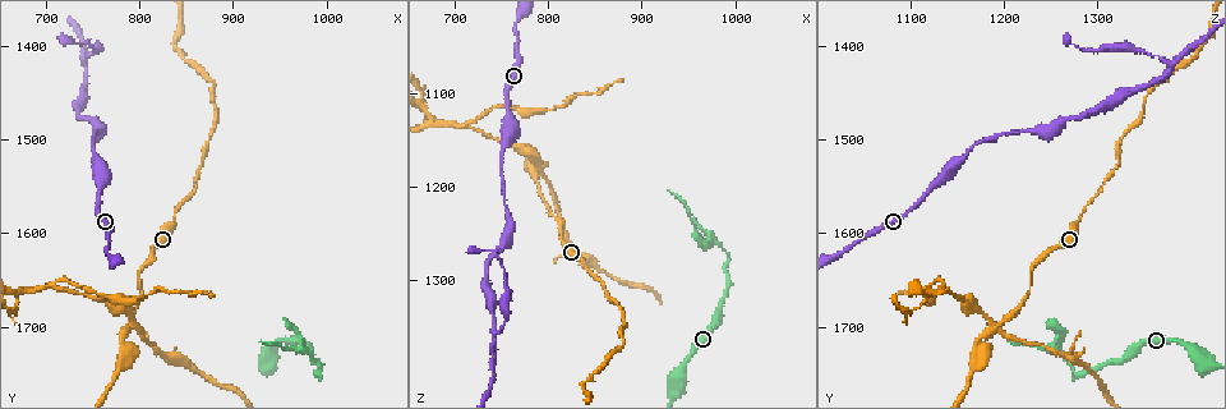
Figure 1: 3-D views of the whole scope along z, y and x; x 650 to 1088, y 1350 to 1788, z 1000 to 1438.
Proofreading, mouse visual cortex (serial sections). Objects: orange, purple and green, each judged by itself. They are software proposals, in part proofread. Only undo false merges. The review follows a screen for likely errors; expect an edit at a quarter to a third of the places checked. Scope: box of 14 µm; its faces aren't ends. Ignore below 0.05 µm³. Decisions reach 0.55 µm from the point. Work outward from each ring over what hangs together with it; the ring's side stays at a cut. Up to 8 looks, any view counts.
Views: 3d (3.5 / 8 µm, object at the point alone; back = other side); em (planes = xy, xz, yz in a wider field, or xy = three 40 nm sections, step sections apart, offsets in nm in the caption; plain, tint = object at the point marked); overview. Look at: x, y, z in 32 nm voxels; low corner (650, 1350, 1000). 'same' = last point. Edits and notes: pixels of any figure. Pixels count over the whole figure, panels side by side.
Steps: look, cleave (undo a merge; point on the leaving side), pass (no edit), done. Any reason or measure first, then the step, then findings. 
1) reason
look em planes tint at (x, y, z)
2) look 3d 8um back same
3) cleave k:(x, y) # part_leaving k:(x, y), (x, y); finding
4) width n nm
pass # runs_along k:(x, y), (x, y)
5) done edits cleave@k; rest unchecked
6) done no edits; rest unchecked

abrupt turn
look 3d 3.5um at (990, 1750, 1285)

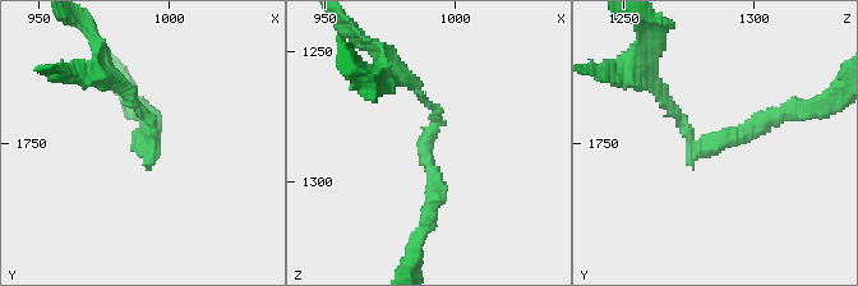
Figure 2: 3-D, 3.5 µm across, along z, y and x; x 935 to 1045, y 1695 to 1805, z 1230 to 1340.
arm_widths 150, 200 nm; shape alone is not enough
look em xy step 5 tint at (990, 1752, 1283)

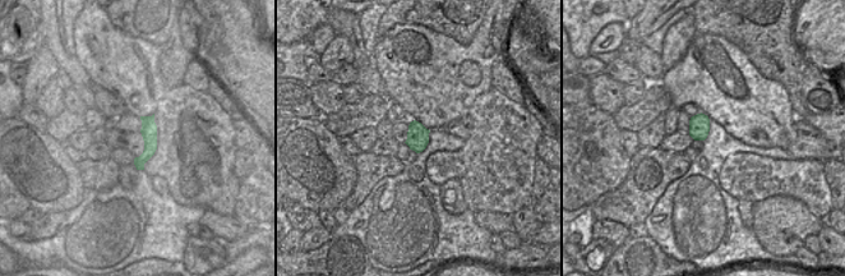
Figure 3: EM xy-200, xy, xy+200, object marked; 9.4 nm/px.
cleave 2:(669, 104) # part_leaving 2:(693, 142), (637, 75), (641, 51); a second cell is stuck on

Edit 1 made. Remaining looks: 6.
sharp bend
look 3d 3.5um at (785, 1700, 1185)

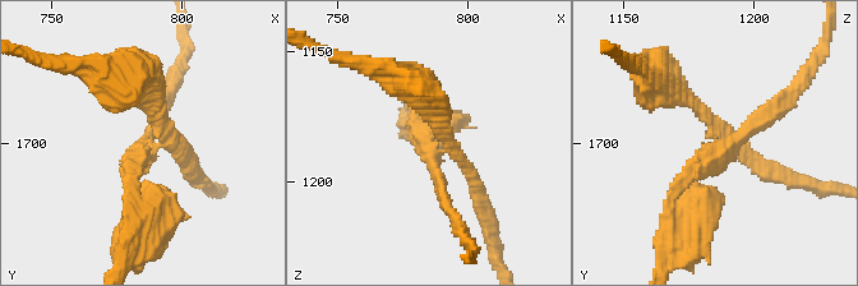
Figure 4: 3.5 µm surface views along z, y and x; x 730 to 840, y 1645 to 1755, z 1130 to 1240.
arms 4; arm_widths 150, 200, 200, 200 nm; need the tissue
look em planes tint at (786, 1699, 1189)

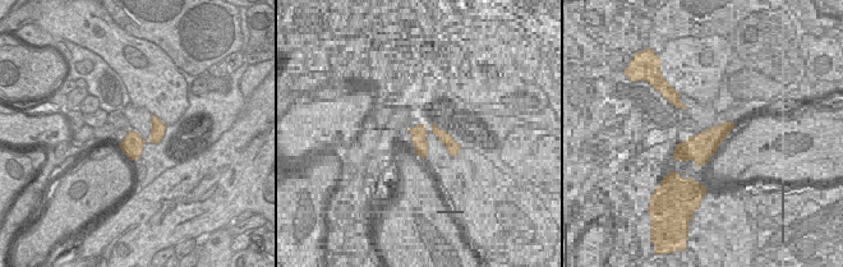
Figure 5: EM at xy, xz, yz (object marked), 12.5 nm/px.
width 280 nm
cleave 4:(474, 183) # part_leaving 4:(713, 135), (696, 104), (641, 69); a second cell is stuck on

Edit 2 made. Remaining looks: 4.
a fork
look 3d 3.5um at (740, 1420, 1375)

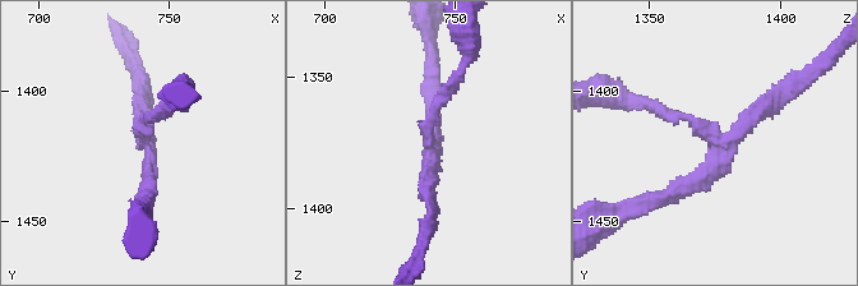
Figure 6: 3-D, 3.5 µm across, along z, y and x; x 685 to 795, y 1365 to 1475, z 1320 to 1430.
need the tissue
look em xy step 5 tint at (743, 1424, 1377)

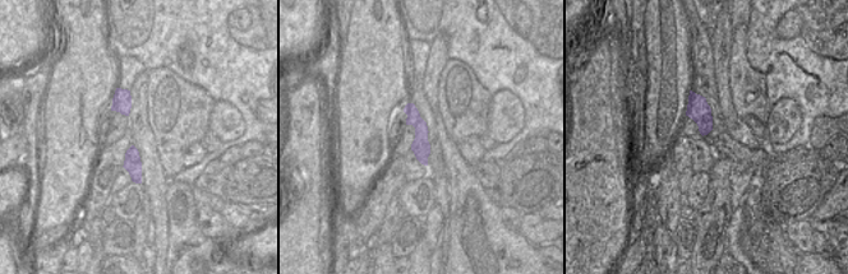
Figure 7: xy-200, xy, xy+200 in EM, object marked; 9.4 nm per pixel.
pass # continuous, no second cell

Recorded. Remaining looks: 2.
sharp bend
look 3d 3.5um at (745, 1395, 1270)

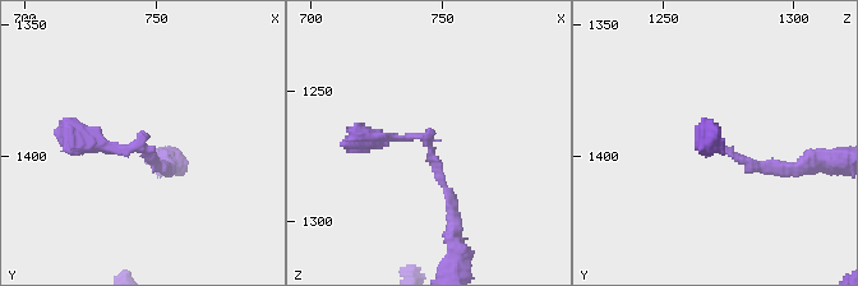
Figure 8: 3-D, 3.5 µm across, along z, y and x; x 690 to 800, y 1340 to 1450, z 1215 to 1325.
look em planes tint at (745, 1396, 1271)

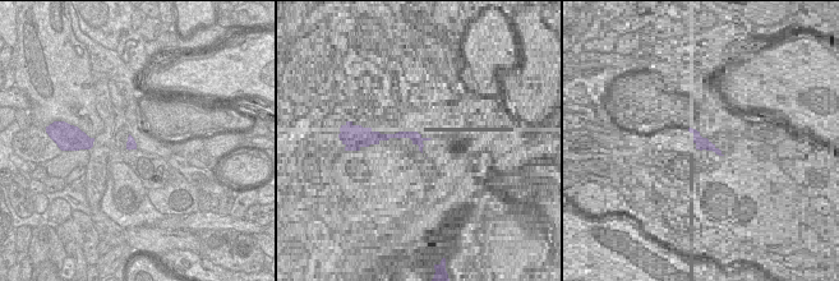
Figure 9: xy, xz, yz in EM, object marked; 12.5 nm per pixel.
pass # runs_along 8:(452, 216), (433, 147), (421, 138), (355, 134); all the same cell

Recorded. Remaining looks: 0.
done edits cleave@2, cleave@4; rest unchecked

